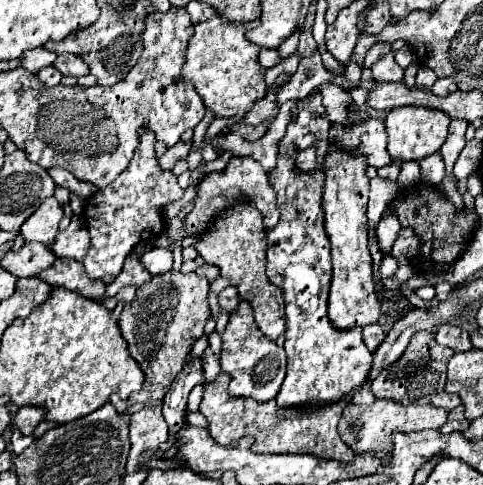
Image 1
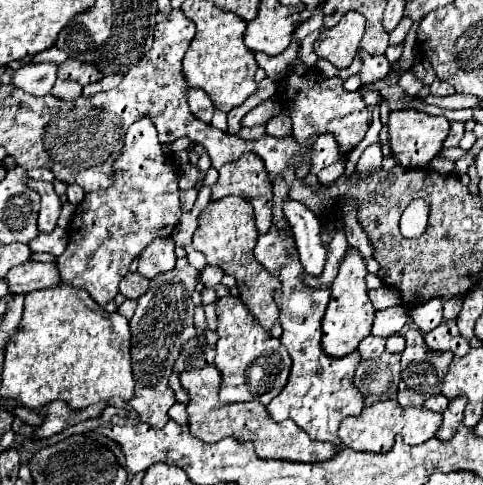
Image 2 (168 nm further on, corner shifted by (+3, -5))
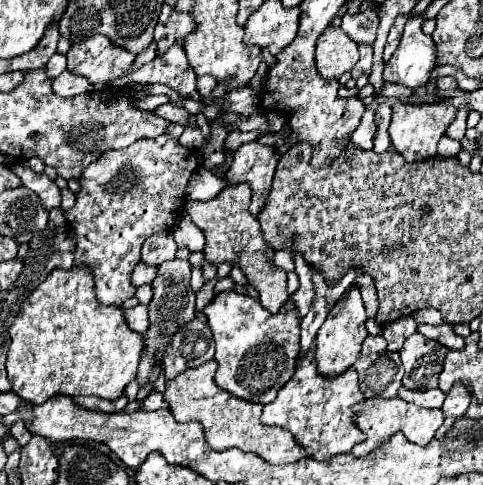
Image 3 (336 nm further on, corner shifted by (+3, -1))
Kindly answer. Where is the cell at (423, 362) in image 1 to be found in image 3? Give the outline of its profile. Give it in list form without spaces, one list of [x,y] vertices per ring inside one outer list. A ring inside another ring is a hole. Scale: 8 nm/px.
[[[421,333],[409,335],[399,351],[405,375],[403,387],[413,391],[427,391],[439,385],[439,373],[443,367],[443,359],[449,349],[437,341],[425,339]]]

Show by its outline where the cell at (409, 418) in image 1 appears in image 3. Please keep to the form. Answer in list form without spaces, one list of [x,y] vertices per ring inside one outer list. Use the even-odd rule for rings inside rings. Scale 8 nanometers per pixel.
[[[371,397],[367,399],[365,403],[357,403],[353,407],[355,411],[355,423],[357,427],[367,435],[369,439],[369,451],[377,449],[379,445],[387,443],[397,431],[403,431],[403,435],[417,443],[417,445],[427,445],[435,431],[441,427],[443,423],[443,415],[441,415],[441,409],[423,409],[423,407],[417,407],[413,403],[407,403],[403,401],[401,397],[393,397],[393,399],[381,399],[381,397]]]

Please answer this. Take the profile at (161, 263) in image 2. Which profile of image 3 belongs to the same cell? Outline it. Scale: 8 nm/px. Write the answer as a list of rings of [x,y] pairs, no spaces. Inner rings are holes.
[[[155,233],[143,243],[141,261],[159,267],[161,263],[175,259],[175,253],[177,253],[177,245],[173,233]]]

